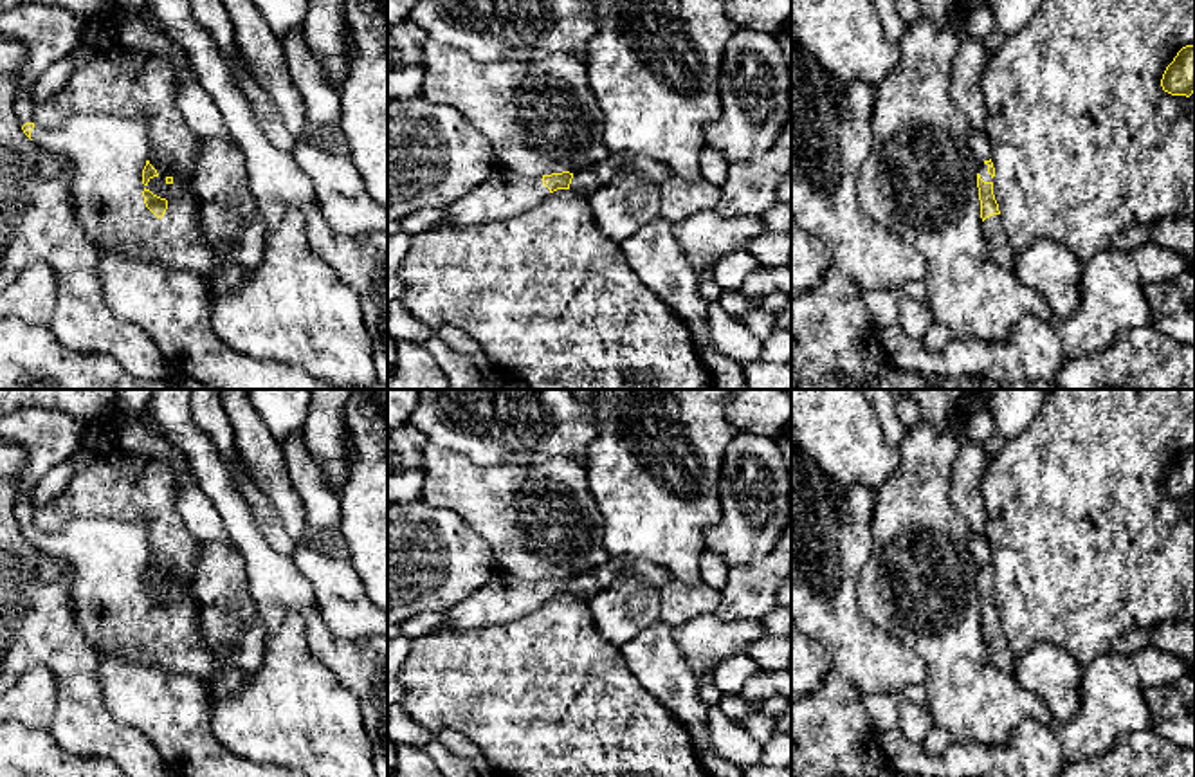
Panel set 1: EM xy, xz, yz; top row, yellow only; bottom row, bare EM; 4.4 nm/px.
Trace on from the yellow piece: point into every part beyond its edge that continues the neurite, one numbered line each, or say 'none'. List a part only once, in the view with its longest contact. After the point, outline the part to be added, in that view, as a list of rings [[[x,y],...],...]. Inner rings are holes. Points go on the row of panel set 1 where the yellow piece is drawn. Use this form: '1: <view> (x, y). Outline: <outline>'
1: xy (109, 154). Outline: [[[72,114],[65,117],[65,121],[54,130],[34,126],[31,130],[31,139],[43,150],[61,151],[74,164],[70,200],[79,224],[85,227],[87,234],[101,251],[121,251],[137,260],[162,263],[175,269],[186,269],[204,278],[209,278],[213,272],[216,272],[220,265],[236,263],[251,270],[263,261],[267,229],[260,209],[240,225],[240,238],[231,249],[218,249],[202,229],[198,204],[193,195],[193,175],[175,178],[168,186],[168,209],[162,218],[157,218],[146,207],[142,197],[142,169],[150,157],[150,141],[146,124],[142,121],[115,117],[108,114]]]

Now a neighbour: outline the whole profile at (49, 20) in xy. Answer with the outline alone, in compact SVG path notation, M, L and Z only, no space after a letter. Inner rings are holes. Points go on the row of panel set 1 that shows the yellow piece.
M22 4L0 14L0 36L20 38L27 59L16 94L36 83L40 74L79 43L83 20L54 4Z

